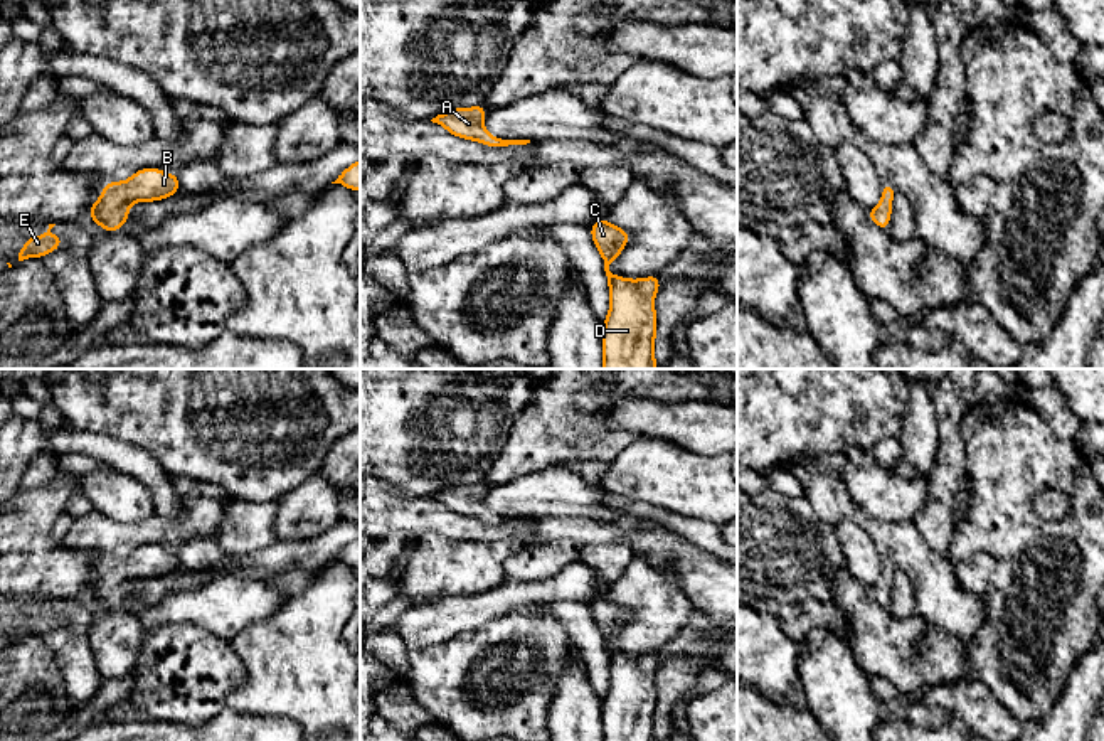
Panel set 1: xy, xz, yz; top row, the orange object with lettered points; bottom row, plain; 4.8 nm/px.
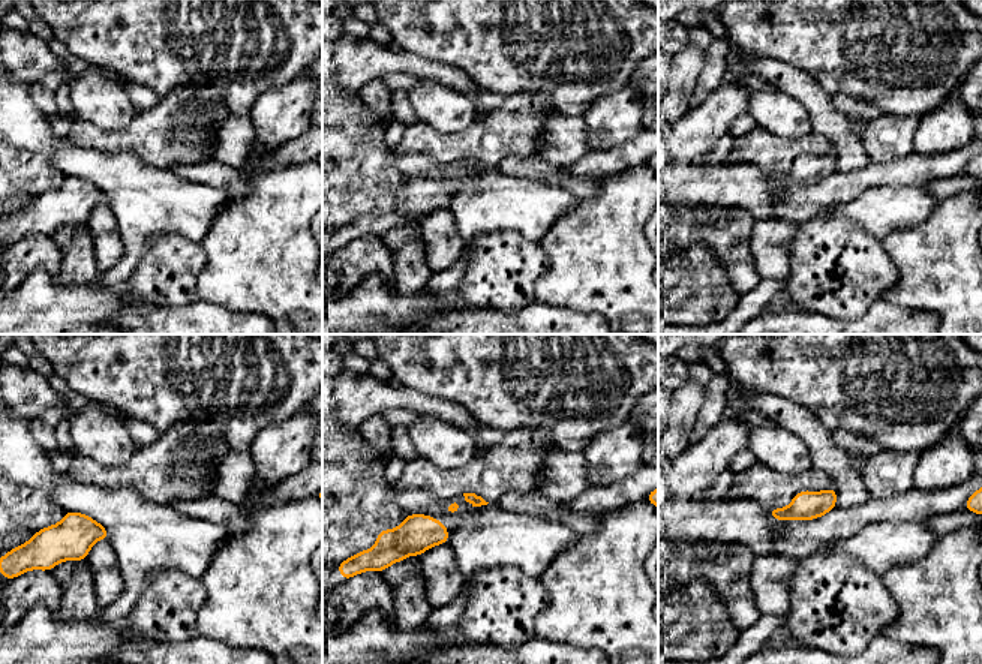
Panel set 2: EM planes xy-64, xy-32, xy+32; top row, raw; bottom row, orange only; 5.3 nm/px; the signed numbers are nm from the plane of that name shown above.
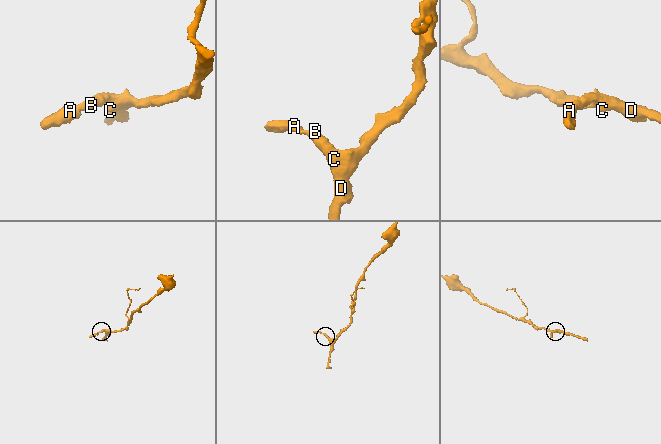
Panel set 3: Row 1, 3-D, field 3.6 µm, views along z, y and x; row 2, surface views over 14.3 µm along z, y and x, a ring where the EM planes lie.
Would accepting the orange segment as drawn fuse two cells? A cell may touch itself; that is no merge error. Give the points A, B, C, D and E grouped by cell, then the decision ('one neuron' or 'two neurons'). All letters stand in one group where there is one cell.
A B C D E | one neuron

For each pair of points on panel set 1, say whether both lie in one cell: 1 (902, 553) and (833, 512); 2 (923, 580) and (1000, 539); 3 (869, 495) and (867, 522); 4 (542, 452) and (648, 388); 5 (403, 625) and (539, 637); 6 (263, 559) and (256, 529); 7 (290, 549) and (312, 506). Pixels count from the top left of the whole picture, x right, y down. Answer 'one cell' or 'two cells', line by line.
1: one cell
2: two cells
3: two cells
4: one cell
5: two cells
6: two cells
7: two cells

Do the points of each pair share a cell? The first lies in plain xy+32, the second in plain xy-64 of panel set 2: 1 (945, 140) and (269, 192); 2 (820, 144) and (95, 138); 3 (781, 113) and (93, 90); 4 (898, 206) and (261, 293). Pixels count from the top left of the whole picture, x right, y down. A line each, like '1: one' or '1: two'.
1: two
2: one
3: one
4: two

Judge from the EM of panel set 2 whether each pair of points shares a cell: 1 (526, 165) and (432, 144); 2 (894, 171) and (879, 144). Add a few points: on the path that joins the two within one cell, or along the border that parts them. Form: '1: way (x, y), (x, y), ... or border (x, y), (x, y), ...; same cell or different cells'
1: border (535, 156), (507, 156), (496, 167); different cells
2: border (913, 152), (883, 162), (870, 162); different cells

